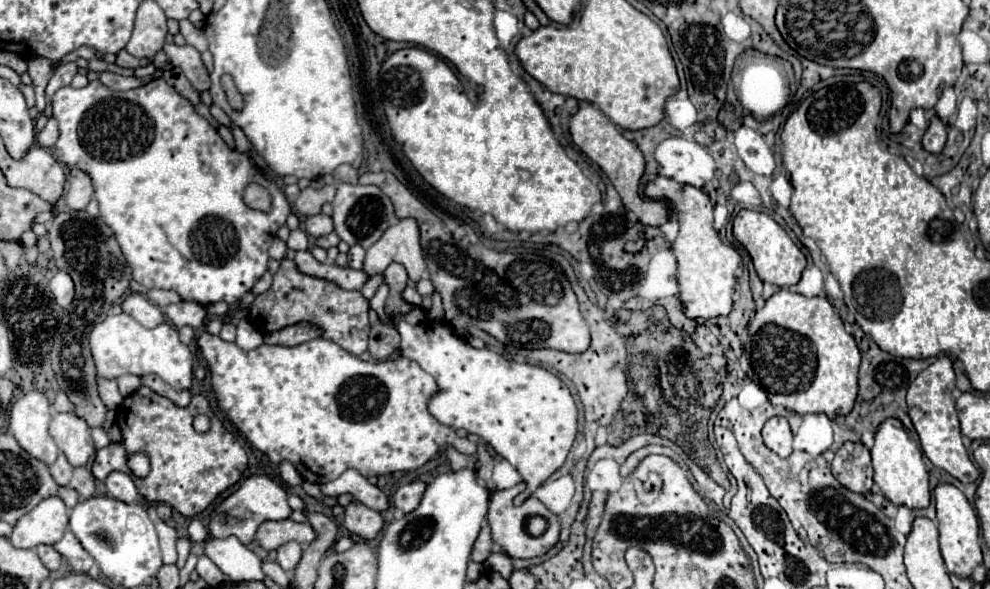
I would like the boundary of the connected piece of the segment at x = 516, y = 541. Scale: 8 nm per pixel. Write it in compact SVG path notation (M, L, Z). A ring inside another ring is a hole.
M519 483L511 489L503 489L503 491L493 491L491 495L491 505L489 505L489 515L487 515L487 521L491 525L491 535L493 535L493 541L503 549L505 545L505 553L513 559L531 559L531 557L539 557L539 555L545 555L559 539L559 517L553 515L539 499L535 497L529 497L521 507L515 507L513 505L513 499L525 491L525 483ZM535 515L541 515L545 521L547 521L547 529L545 529L545 535L539 535L539 537L531 537L525 529L525 523L529 517L535 517Z

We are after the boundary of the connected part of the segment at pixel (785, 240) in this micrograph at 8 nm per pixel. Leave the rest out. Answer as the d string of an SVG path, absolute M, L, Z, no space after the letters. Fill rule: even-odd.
M743 209L733 219L733 237L741 245L745 245L745 249L749 251L755 271L761 277L761 281L773 283L777 287L791 287L791 285L799 283L801 273L807 265L807 259L799 251L799 247L793 243L793 239L785 233L785 229L781 225L777 225L777 221L773 217L769 217L763 211Z

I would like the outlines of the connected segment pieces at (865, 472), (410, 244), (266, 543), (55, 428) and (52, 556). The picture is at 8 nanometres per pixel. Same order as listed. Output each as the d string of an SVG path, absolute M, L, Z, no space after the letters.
M843 443L831 463L833 477L853 493L867 493L873 487L869 449L863 443Z
M401 219L391 225L377 243L367 249L363 271L371 277L383 273L389 263L401 263L409 279L419 281L425 271L425 259L419 245L419 227L415 219Z
M293 519L265 521L257 529L257 541L265 551L273 551L287 541L311 543L313 539L317 539L317 533L313 531L313 527L309 523L297 523Z
M57 413L51 419L49 433L73 467L87 465L87 461L95 455L89 425L73 413Z
M39 545L35 551L49 571L57 571L61 567L61 555L51 545Z

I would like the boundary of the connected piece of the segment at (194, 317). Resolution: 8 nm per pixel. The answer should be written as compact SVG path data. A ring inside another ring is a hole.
M181 301L181 303L167 305L167 307L165 307L165 315L167 315L167 319L169 319L177 329L181 329L181 327L185 327L185 325L199 329L199 327L203 327L203 323L205 323L207 311L205 311L205 307L199 305L199 303Z

